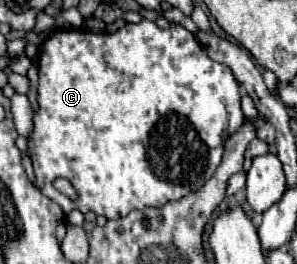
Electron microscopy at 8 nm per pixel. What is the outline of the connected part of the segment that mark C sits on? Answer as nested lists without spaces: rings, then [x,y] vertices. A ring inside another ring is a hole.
[[[141,19],[139,23],[127,23],[115,33],[59,29],[43,41],[39,59],[39,111],[35,113],[29,153],[37,187],[51,201],[57,201],[65,213],[71,209],[87,213],[89,209],[107,219],[117,219],[119,215],[125,217],[131,209],[161,207],[167,201],[177,201],[197,191],[221,163],[225,127],[227,133],[235,133],[245,119],[239,83],[227,71],[227,65],[213,61],[197,45],[193,33],[179,23],[161,29],[153,21]],[[55,177],[71,181],[77,199],[69,199],[53,189]]]

